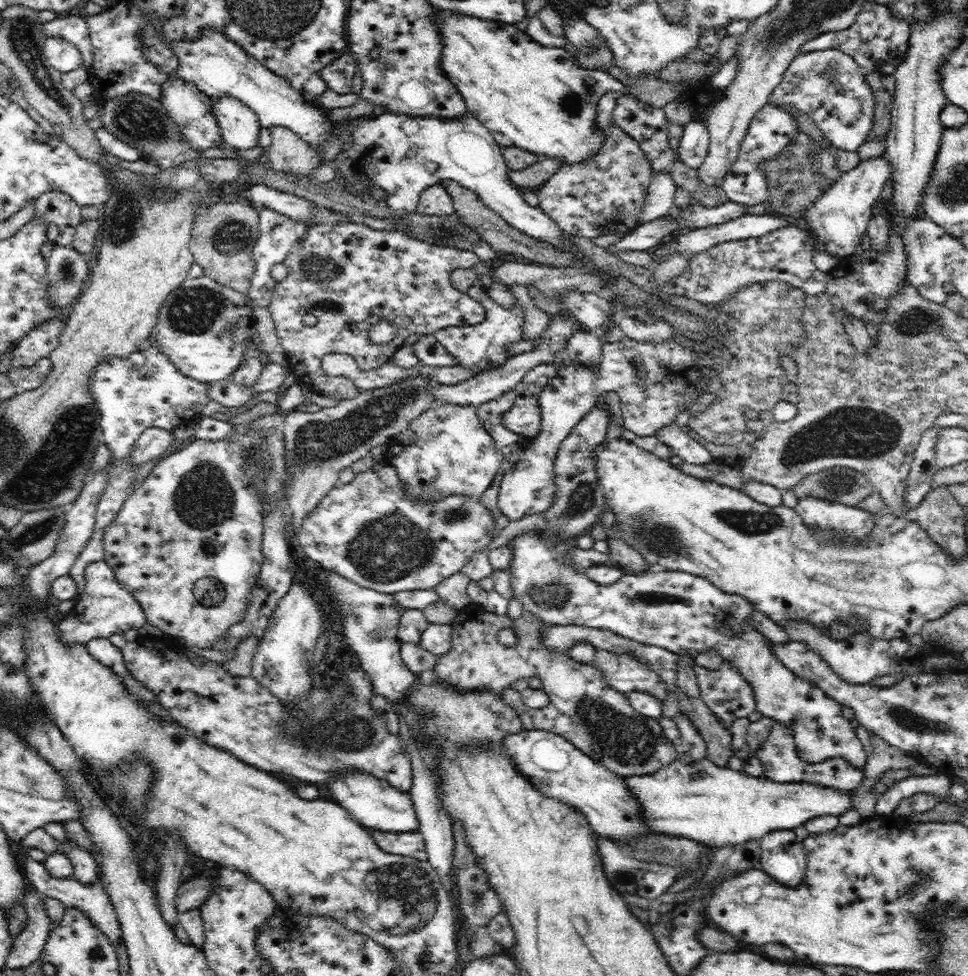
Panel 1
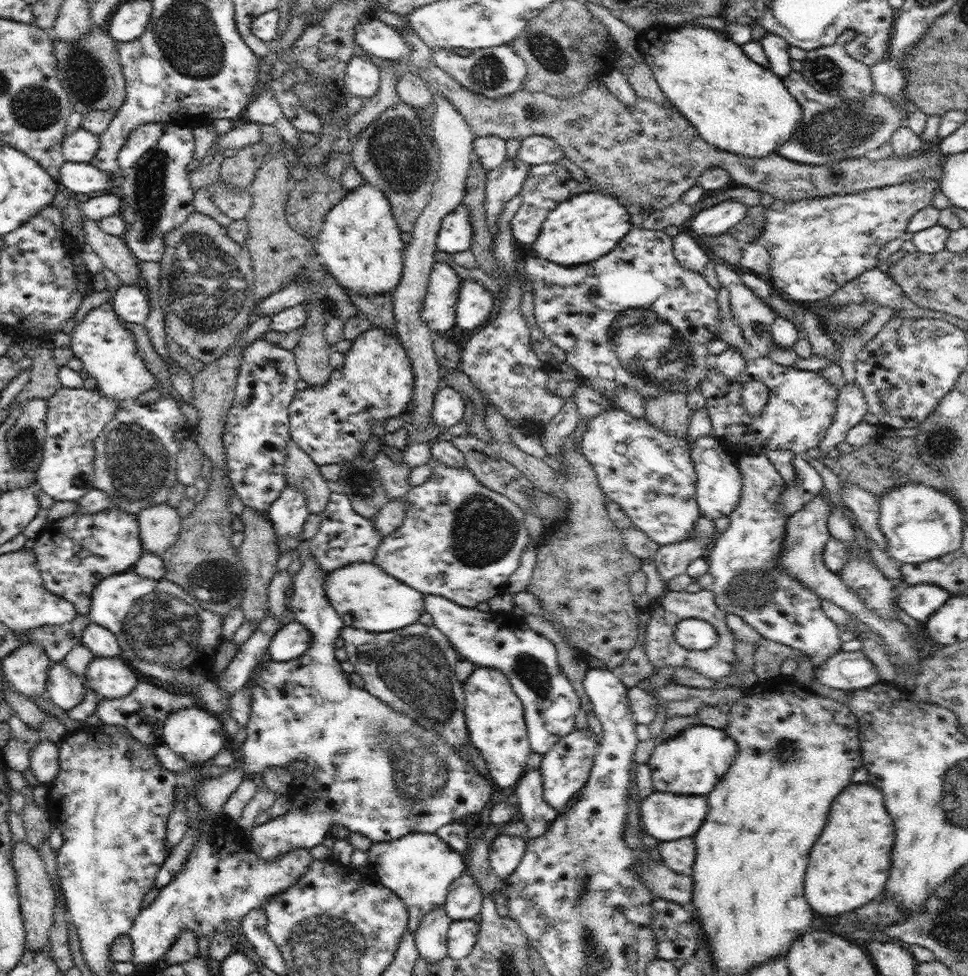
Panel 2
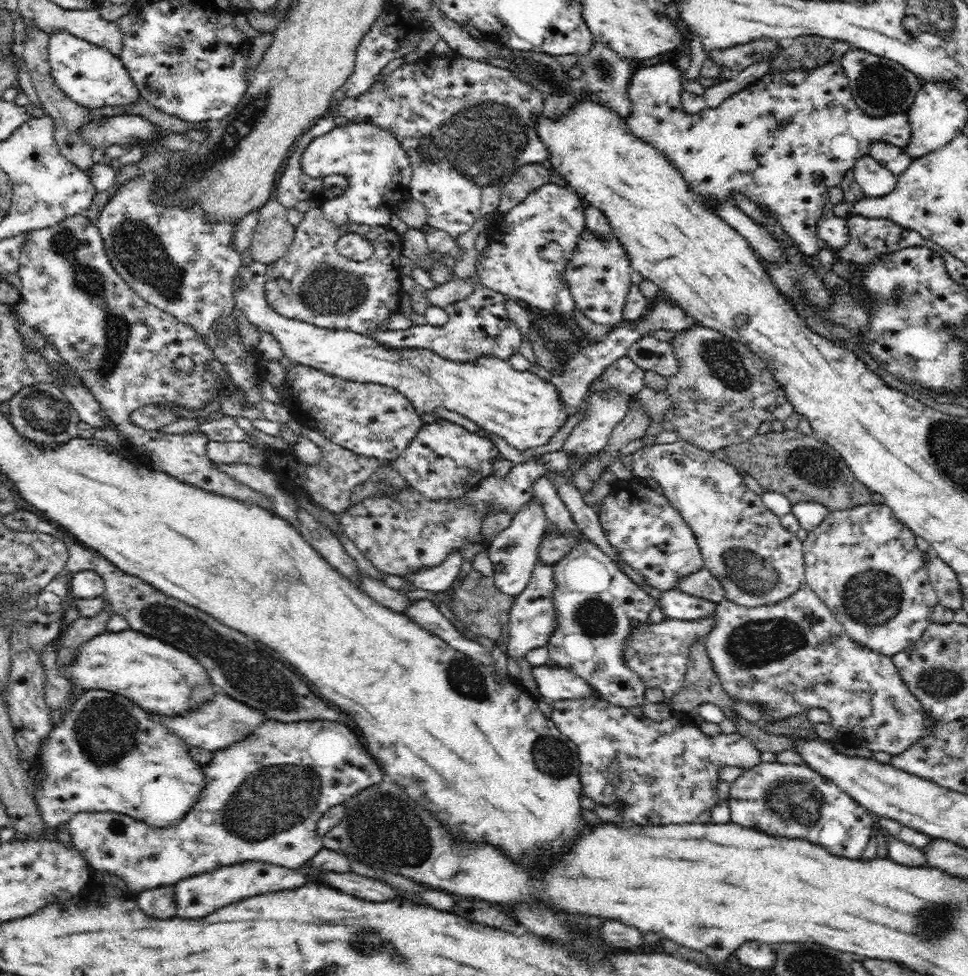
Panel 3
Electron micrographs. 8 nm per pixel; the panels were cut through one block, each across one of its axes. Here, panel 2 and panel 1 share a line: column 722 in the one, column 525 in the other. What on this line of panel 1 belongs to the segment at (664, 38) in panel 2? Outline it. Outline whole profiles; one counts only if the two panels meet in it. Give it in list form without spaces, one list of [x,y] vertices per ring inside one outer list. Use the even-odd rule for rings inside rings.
[[[435,6],[432,7],[434,7],[434,20],[441,27],[440,35],[442,35],[442,43],[444,43],[442,56],[440,56],[440,67],[444,69],[444,74],[448,76],[448,79],[458,87],[458,91],[460,91],[460,94],[464,97],[467,111],[476,115],[476,118],[484,127],[488,128],[501,147],[517,146],[524,150],[529,150],[534,154],[547,156],[548,158],[557,158],[561,160],[564,165],[574,164],[576,162],[580,164],[582,160],[592,158],[592,156],[598,152],[598,148],[600,148],[602,142],[604,142],[604,130],[598,132],[598,129],[596,129],[596,108],[599,100],[607,92],[614,92],[615,94],[625,92],[624,83],[614,78],[614,76],[606,70],[583,67],[566,48],[546,47],[541,45],[534,41],[526,31],[518,30],[516,24],[507,24],[500,20],[482,20],[477,16],[466,16],[459,14],[459,12],[450,12],[448,10],[440,10],[439,8],[435,8]]]

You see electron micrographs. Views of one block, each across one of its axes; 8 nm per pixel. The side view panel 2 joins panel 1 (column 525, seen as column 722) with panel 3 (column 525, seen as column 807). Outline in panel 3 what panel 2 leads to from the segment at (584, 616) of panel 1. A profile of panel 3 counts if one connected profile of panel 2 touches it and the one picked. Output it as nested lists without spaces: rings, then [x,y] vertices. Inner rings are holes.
[[[538,561],[534,565],[532,576],[526,588],[515,596],[509,612],[509,642],[507,644],[506,656],[514,658],[516,661],[523,658],[528,651],[533,648],[544,646],[554,634],[558,626],[558,615],[556,615],[556,605],[554,605],[554,565]]]

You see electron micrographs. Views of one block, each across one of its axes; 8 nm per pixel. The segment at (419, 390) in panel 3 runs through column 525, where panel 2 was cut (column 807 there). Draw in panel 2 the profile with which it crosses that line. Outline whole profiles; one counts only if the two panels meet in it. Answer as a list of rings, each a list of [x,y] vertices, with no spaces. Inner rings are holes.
[[[760,357],[748,359],[746,369],[734,382],[722,377],[712,367],[699,391],[706,397],[713,436],[721,439],[731,453],[750,451],[750,454],[758,455],[776,448],[804,454],[809,448],[818,447],[834,420],[839,395],[836,389],[822,372],[800,371]],[[751,380],[762,382],[768,388],[768,403],[762,413],[748,413],[742,404],[741,388]]]

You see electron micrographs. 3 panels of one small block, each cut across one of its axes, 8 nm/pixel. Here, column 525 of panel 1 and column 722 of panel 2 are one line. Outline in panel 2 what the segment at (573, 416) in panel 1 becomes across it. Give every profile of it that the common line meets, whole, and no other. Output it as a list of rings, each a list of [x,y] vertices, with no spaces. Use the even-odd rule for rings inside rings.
[[[700,436],[694,442],[691,450],[692,464],[696,470],[696,503],[700,515],[710,520],[729,516],[736,510],[740,503],[742,494],[742,475],[738,470],[737,464],[733,462],[731,456],[723,449],[721,440],[710,436]]]

